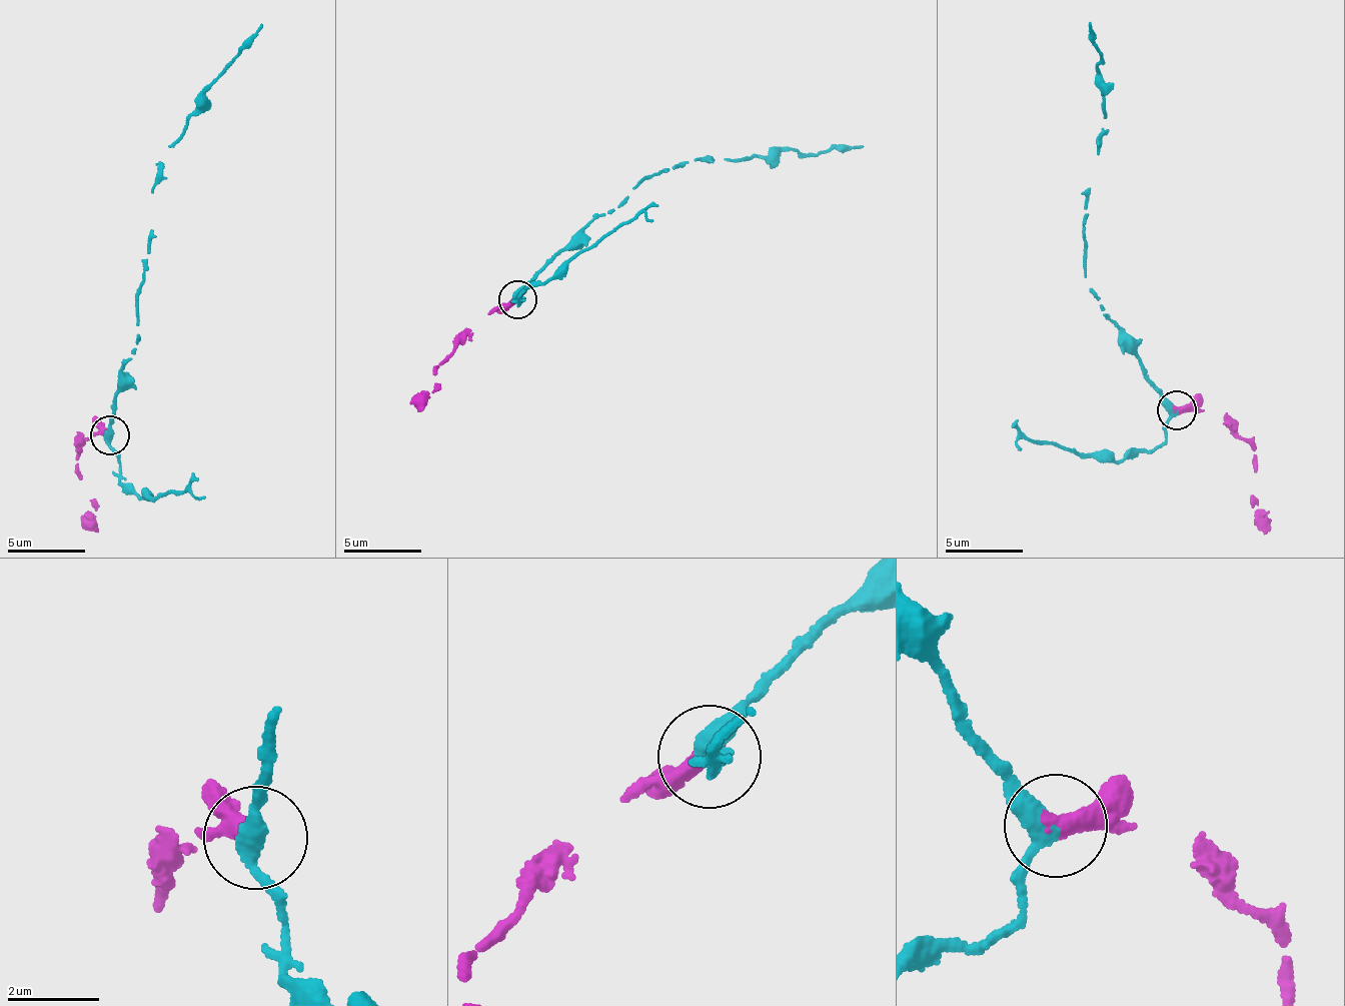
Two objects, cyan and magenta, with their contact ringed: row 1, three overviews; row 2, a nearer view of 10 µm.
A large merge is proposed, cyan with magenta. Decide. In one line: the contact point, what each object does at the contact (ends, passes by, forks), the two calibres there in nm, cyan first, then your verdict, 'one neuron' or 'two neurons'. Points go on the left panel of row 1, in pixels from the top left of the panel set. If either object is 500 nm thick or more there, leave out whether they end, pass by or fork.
(110, 435) | cyan passes by | magenta ends | 380/400 nm | one neuron

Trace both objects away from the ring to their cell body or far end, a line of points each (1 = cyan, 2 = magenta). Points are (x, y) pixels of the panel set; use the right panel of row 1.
1: (1176, 411), (1145, 372), (1126, 327), (1097, 301), (1085, 275), (1084, 200), (1105, 114), (1101, 73), (1090, 22)
2: (1176, 411), (1190, 405), (1224, 416), (1229, 429), (1253, 445), (1254, 502), (1270, 533)

